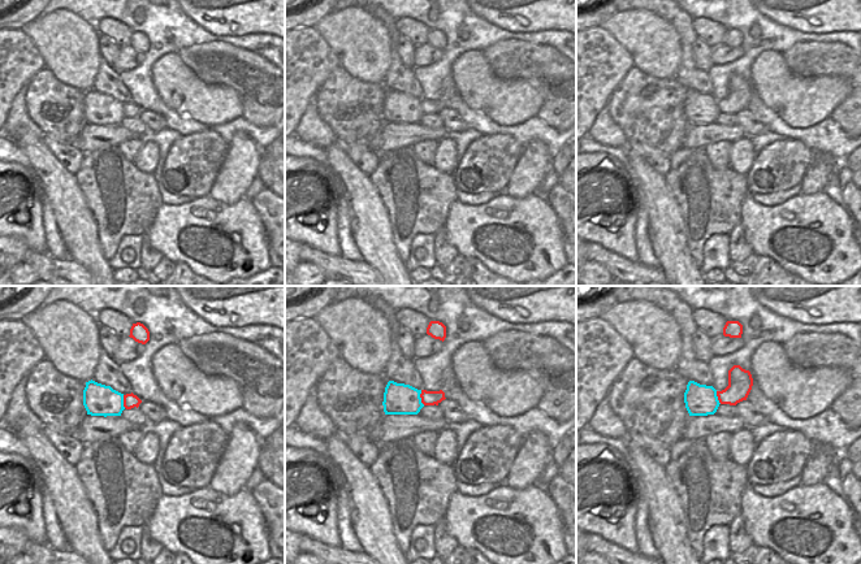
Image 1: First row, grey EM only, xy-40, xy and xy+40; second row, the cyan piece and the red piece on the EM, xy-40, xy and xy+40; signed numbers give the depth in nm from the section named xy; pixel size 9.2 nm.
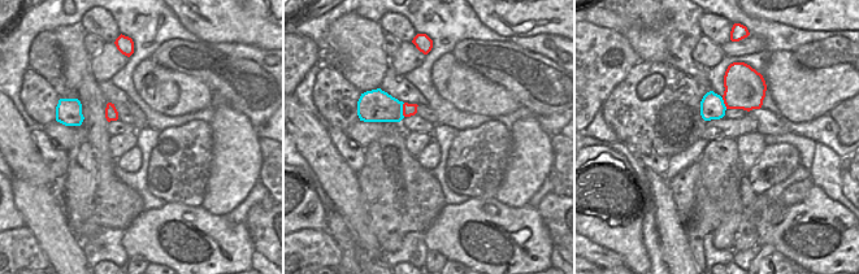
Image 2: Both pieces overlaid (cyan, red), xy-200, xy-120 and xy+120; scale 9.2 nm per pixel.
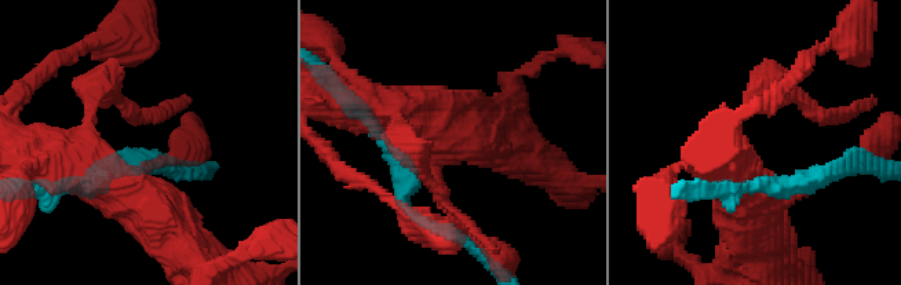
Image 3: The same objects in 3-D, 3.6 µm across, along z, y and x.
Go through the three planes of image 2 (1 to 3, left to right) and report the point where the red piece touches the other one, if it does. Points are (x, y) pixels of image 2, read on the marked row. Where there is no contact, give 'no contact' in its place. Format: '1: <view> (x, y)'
1: no contact
2: xy-120 (402, 109)
3: xy+120 (723, 103)

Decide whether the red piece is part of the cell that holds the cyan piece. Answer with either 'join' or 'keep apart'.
join

